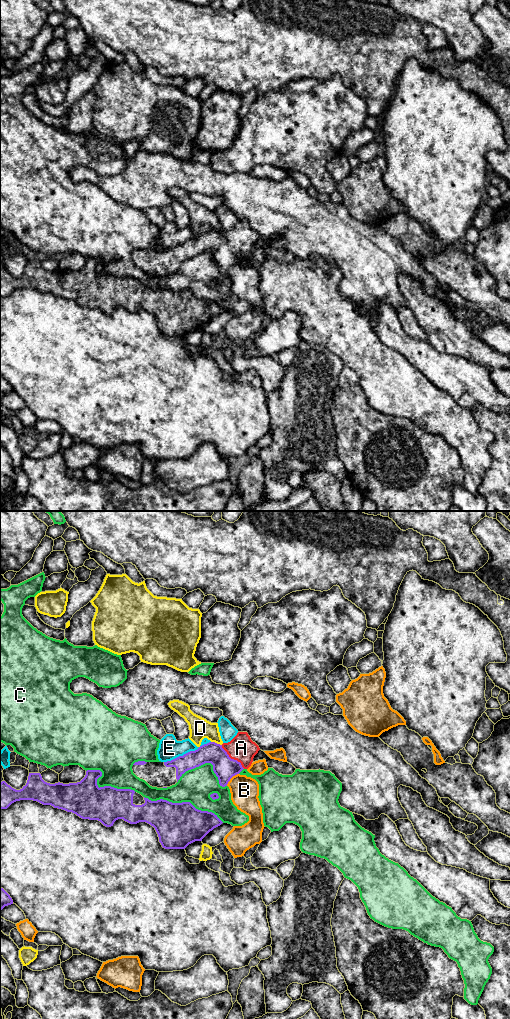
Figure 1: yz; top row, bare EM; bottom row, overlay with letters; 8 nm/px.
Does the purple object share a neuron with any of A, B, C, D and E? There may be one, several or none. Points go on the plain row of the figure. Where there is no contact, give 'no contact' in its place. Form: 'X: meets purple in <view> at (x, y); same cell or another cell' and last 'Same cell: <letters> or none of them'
A: meets purple in yz at (232, 247); same cell
B: meets purple in yz at (231, 265); another cell
C: meets purple in yz at (184, 290); another cell
D: meets purple in yz at (216, 231); another cell
E: meets purple in yz at (188, 240); another cell
Same cell: A

